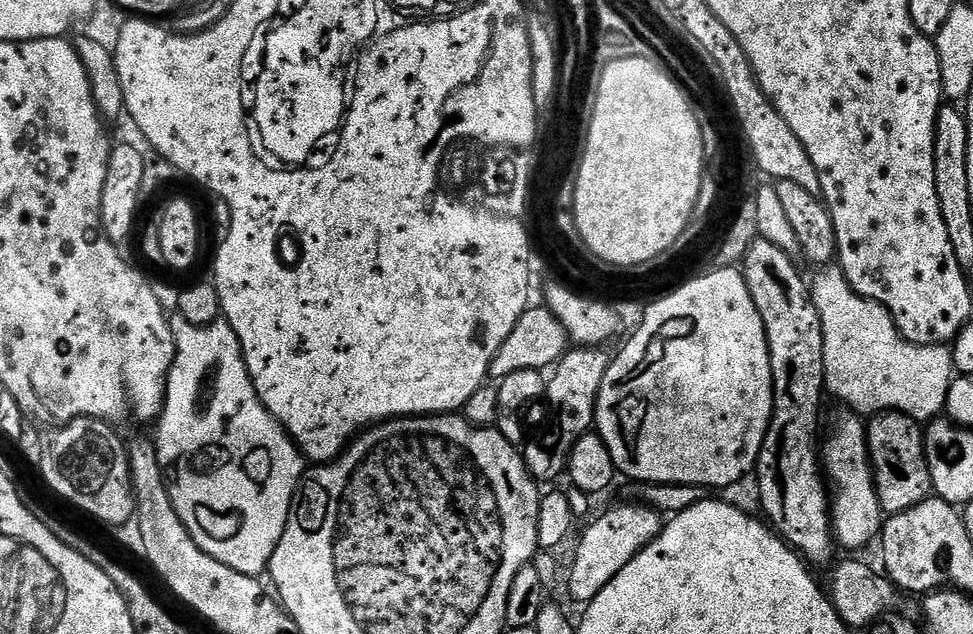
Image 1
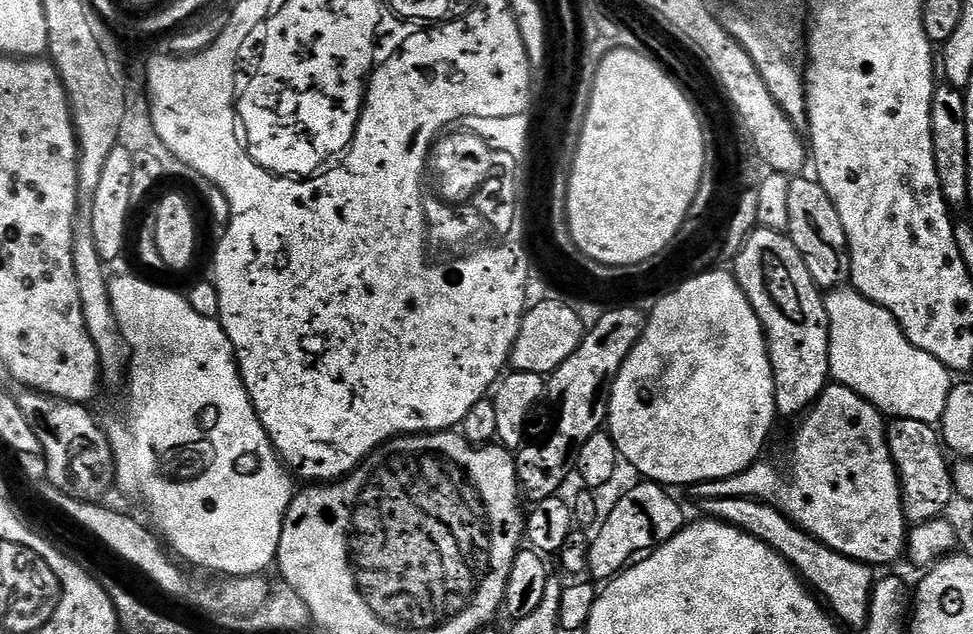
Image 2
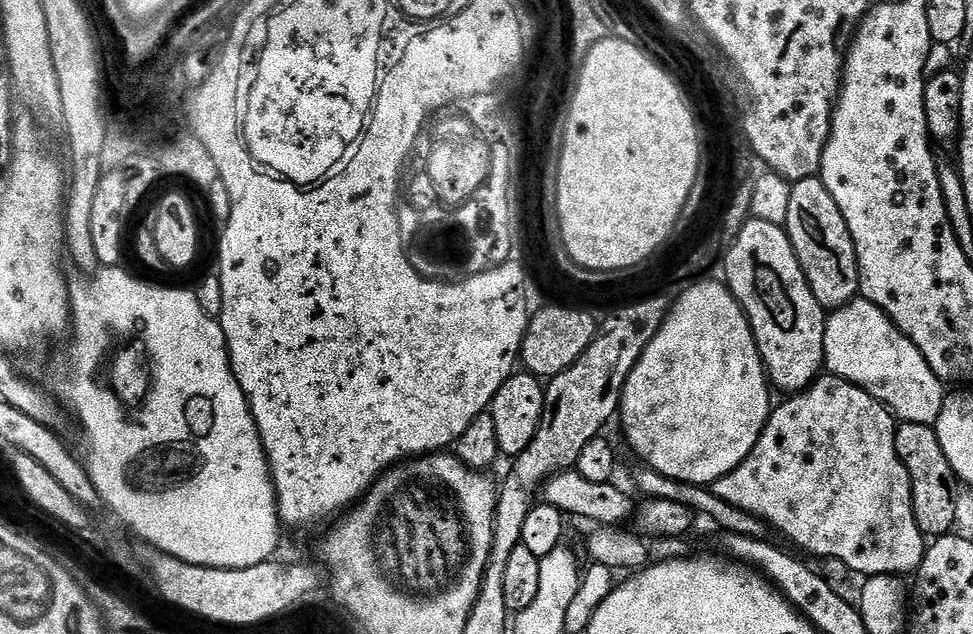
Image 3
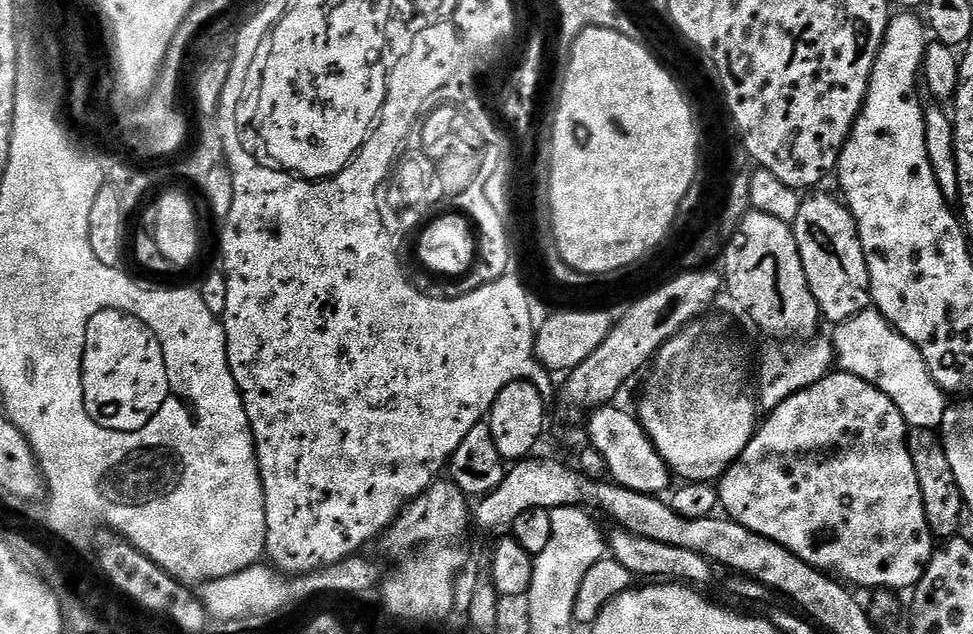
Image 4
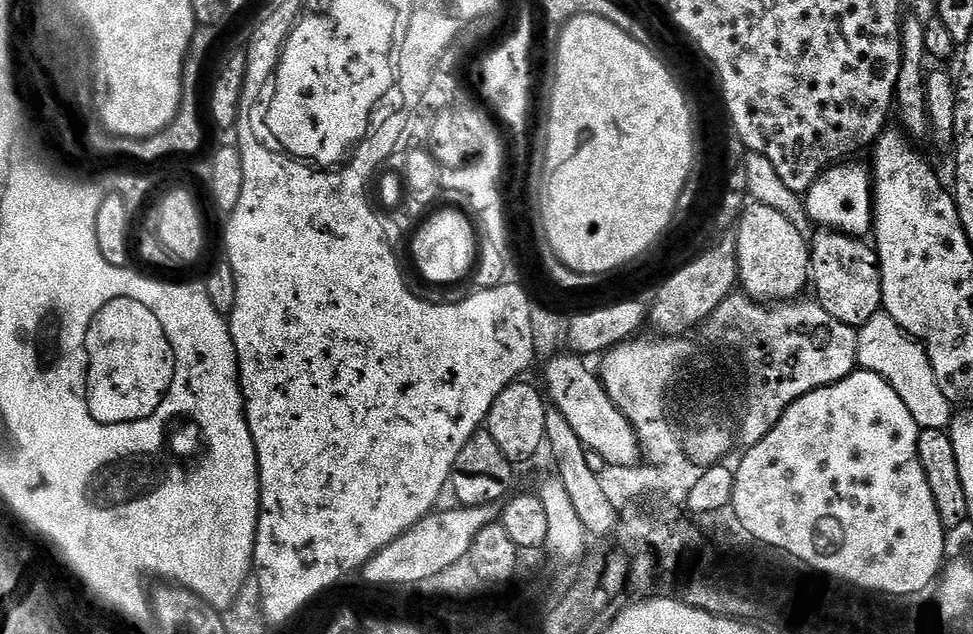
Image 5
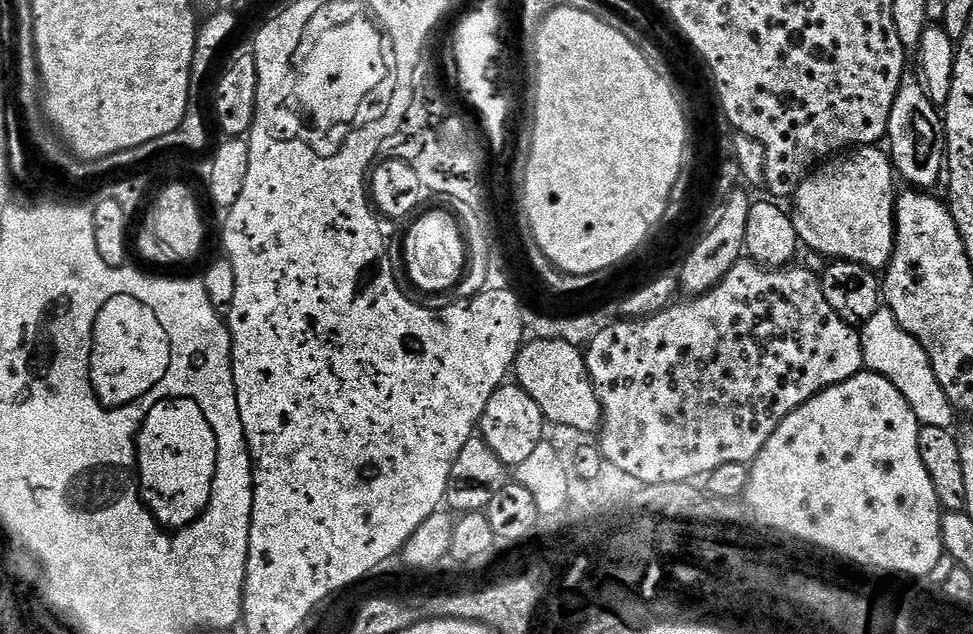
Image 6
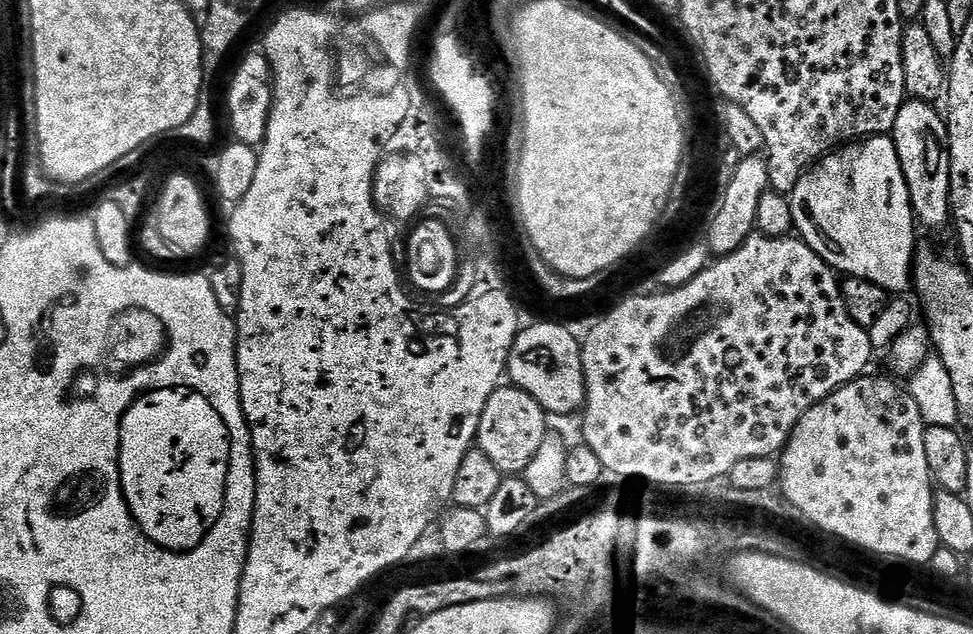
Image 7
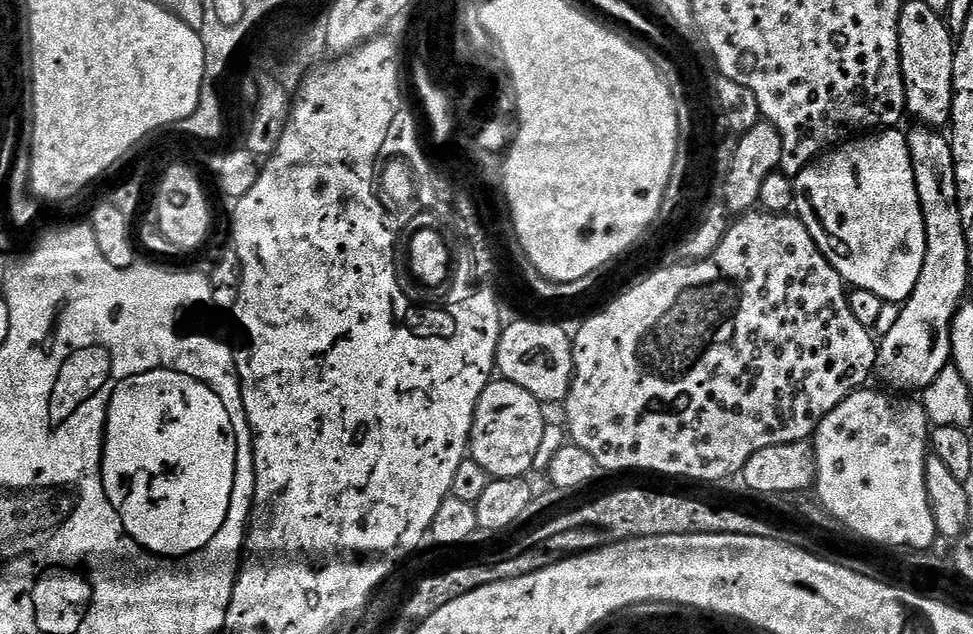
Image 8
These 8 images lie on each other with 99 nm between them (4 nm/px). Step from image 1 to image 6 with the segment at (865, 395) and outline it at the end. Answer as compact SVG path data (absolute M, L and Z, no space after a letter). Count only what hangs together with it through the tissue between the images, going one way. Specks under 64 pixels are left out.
M881 306L859 329L860 341L862 342L862 354L864 355L864 368L870 372L877 372L885 376L910 402L910 410L919 418L923 426L942 426L946 429L953 427L957 409L946 398L946 390L938 382L934 374L934 366L930 362L927 350L920 345L909 332L902 330L887 306Z

